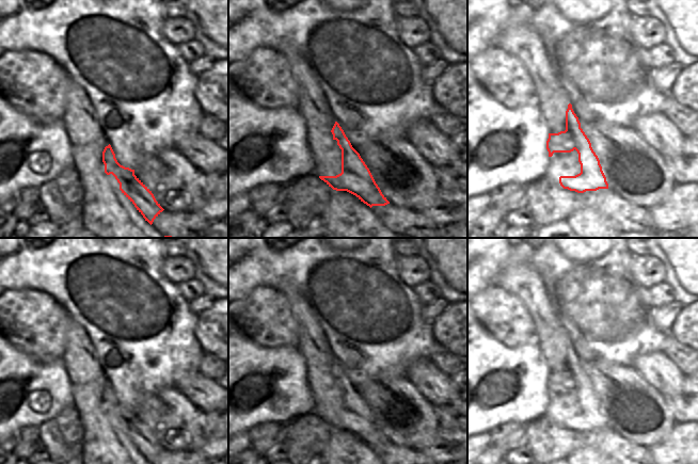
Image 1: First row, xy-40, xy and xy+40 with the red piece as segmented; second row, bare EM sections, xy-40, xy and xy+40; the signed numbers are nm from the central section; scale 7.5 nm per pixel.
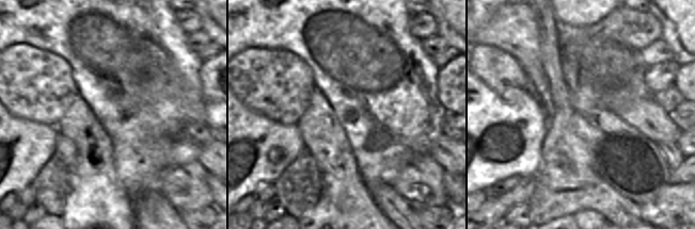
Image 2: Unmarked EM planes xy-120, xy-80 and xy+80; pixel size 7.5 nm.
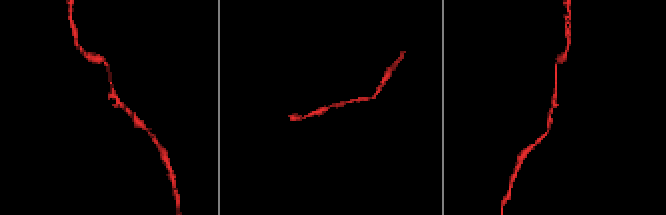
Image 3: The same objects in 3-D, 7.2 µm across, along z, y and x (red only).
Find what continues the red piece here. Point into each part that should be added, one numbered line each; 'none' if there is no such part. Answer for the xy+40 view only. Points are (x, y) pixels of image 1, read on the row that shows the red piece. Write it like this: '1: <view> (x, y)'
none

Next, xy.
none

